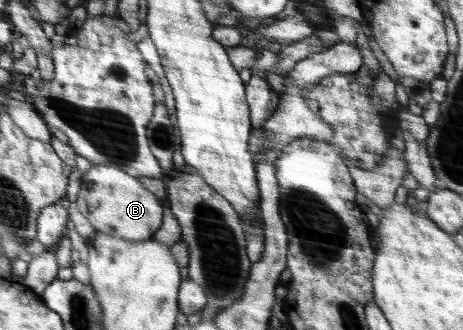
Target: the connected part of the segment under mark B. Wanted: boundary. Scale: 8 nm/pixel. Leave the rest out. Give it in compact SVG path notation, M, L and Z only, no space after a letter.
M93 164L82 176L78 206L97 232L130 241L149 240L162 224L162 206L137 177L116 164Z

